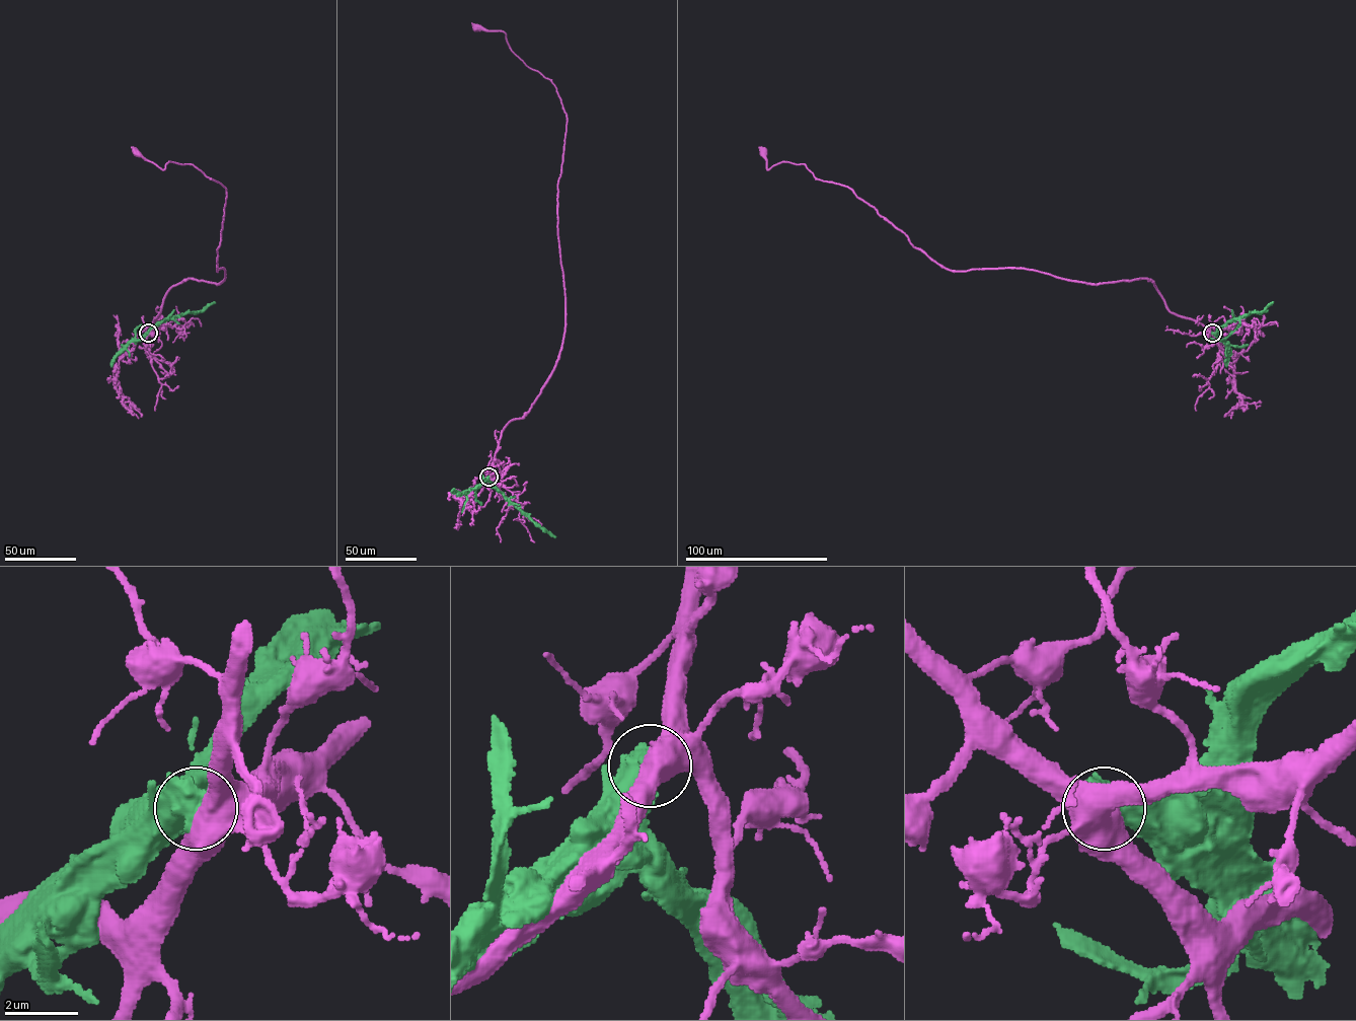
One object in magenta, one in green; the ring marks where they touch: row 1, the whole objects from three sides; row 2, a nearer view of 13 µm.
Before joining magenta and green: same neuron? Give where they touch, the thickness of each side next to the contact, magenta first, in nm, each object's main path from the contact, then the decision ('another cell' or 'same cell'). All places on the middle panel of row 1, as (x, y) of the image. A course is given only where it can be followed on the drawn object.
place (488, 477); calibres 750 and 850 nm; course magenta (488, 477), (501, 434), (528, 411), (561, 348), (567, 119), (554, 84), (504, 31), (476, 28); course green (488, 477), (515, 506), (555, 537); another cell

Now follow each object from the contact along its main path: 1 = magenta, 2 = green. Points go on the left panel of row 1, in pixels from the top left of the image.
1: (148, 334), (172, 286), (224, 279), (217, 260), (226, 192), (192, 164), (168, 161), (163, 169), (136, 151)
2: (148, 334), (162, 320), (200, 312), (215, 302)

